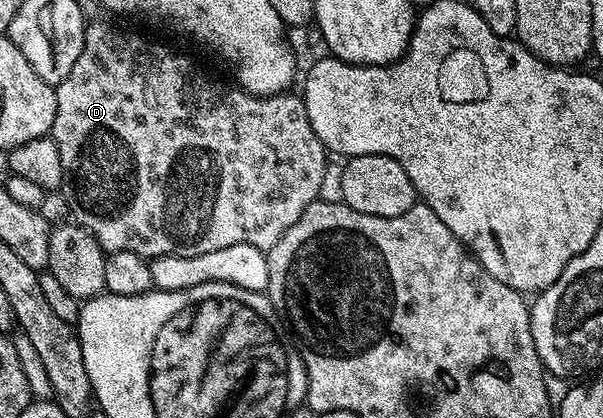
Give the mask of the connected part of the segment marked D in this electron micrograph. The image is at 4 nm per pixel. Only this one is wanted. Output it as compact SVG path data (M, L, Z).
M89 21L85 25L84 43L78 61L74 63L74 68L70 68L70 76L54 88L56 115L50 137L58 144L58 152L62 152L71 217L85 226L108 254L138 252L143 258L151 260L158 256L202 256L202 252L218 252L218 248L230 248L230 244L254 244L254 248L265 252L274 248L274 244L282 240L286 228L290 228L290 224L294 224L298 216L302 216L302 212L319 199L322 176L329 161L322 140L318 140L310 124L310 116L306 116L303 97L299 93L285 92L260 98L241 90L239 85L227 86L211 78L206 71L199 70L194 59L160 42L151 42L132 30L123 30L112 22L104 21Z

